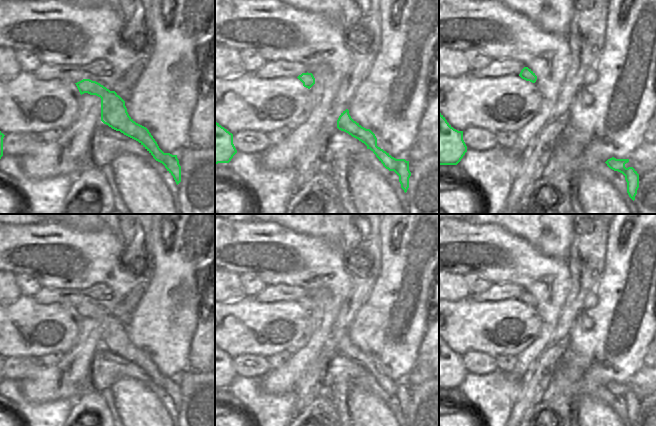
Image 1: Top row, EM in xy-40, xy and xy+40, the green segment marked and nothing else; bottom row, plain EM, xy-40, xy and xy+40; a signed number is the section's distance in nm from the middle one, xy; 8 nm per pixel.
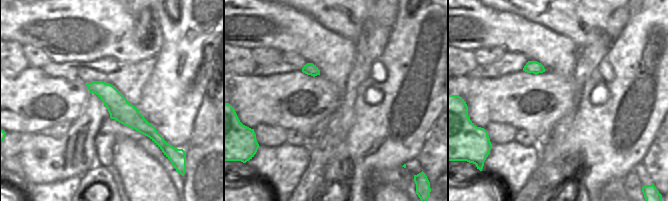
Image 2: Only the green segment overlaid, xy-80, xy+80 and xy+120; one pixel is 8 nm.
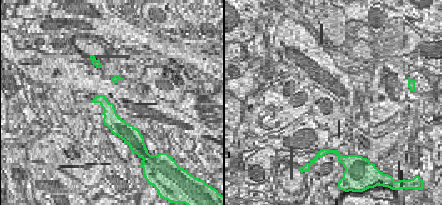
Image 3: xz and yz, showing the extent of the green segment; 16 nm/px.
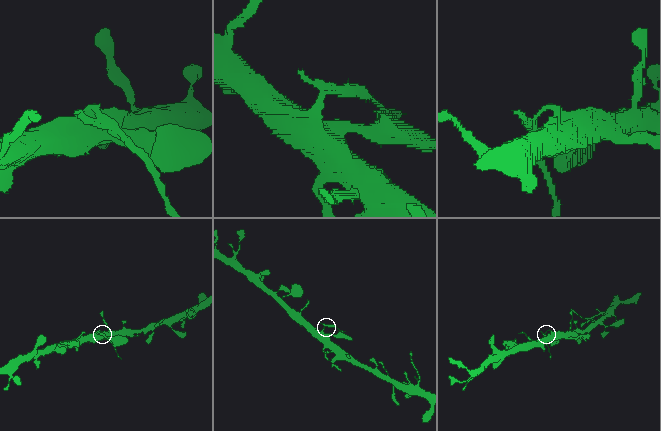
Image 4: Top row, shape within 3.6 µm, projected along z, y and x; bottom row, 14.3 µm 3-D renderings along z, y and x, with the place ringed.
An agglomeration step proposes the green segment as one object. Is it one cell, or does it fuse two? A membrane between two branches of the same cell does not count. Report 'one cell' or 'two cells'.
two cells

